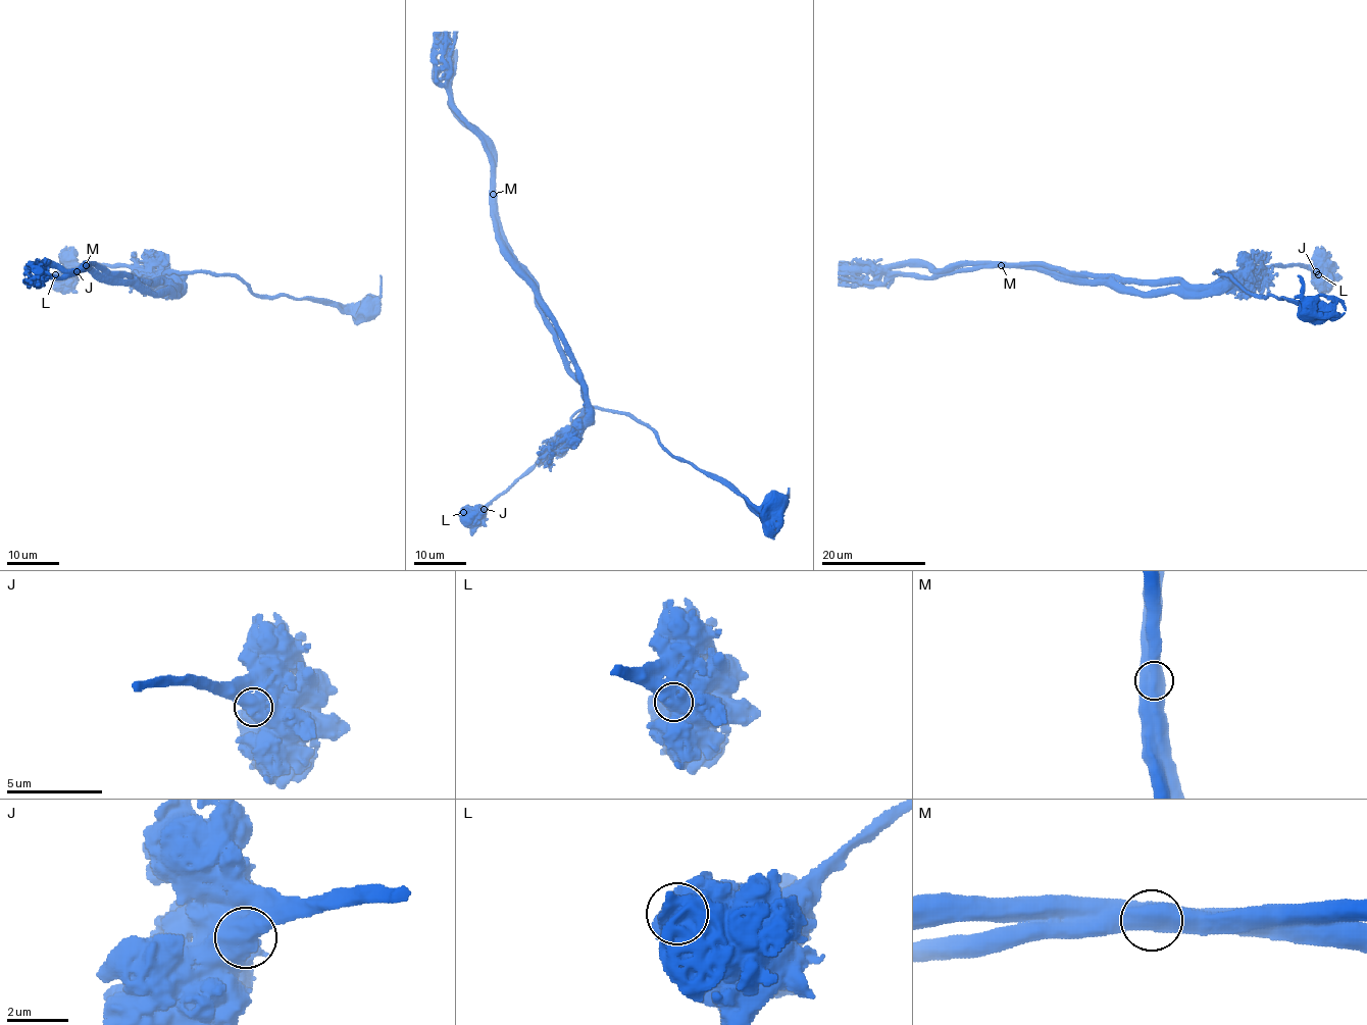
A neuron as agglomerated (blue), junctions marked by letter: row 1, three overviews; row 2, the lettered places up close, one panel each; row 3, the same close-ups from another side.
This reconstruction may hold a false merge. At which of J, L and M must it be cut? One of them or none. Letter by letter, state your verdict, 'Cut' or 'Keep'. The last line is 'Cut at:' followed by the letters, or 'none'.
J: Keep
L: Keep
M: Cut
Cut at: M

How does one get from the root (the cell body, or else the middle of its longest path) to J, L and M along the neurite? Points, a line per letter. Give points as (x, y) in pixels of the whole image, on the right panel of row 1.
J: (1310, 306), (1313, 313), (1286, 299), (1256, 297), (1215, 273), (1294, 265), (1316, 271)
L: (1310, 306), (1313, 313), (1286, 299), (1256, 297), (1215, 273), (1307, 265), (1318, 274)
M: (1310, 306), (1313, 313), (1256, 297), (1221, 271), (1215, 284), (1182, 285), (1001, 265)

